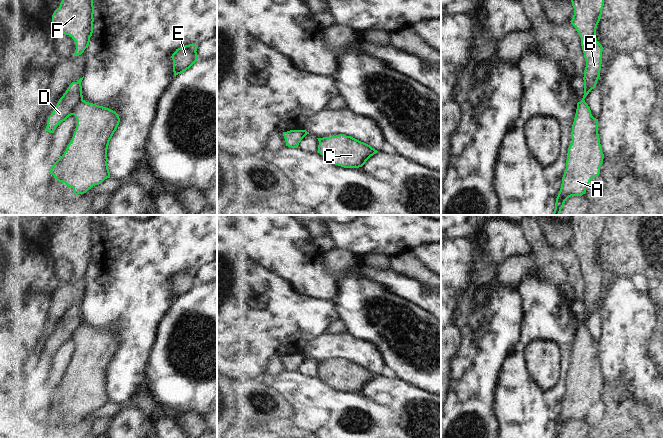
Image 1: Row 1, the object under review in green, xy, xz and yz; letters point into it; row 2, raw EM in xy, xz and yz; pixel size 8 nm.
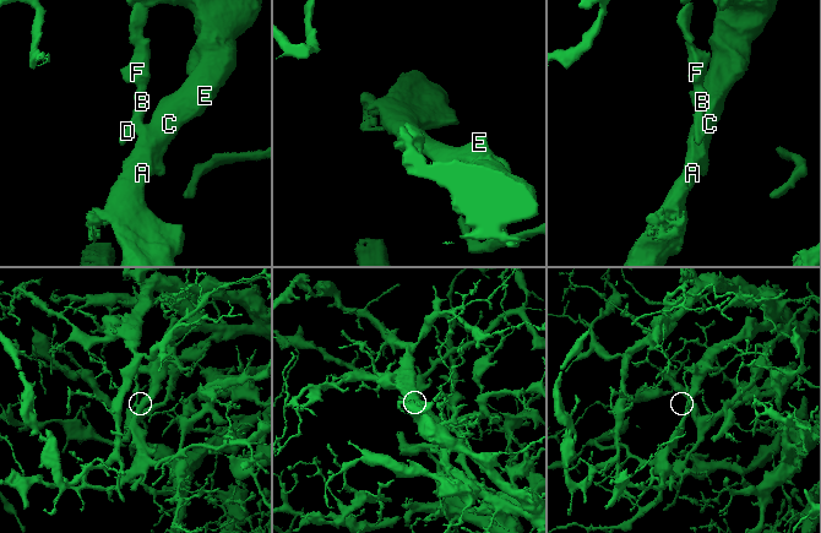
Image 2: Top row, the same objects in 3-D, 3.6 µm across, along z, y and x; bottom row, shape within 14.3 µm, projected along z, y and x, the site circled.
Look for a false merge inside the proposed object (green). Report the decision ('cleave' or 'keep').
cleave

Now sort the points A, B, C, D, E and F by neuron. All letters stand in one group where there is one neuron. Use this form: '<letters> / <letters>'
A C E / B D F

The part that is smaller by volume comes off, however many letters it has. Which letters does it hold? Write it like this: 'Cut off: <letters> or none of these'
Cut off: B, D, F

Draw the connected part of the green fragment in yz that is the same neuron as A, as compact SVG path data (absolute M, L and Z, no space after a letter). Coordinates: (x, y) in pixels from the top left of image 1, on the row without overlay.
M585 324L578 326L572 349L572 366L568 372L566 393L553 438L560 438L569 421L585 418L592 402L599 400L604 378L598 351L598 343L592 340Z

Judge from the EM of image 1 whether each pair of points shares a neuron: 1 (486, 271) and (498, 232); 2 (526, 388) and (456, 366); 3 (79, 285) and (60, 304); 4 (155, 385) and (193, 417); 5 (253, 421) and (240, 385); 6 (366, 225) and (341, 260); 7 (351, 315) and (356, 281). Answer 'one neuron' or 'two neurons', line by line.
1: one neuron
2: two neurons
3: one neuron
4: two neurons
5: one neuron
6: two neurons
7: one neuron

